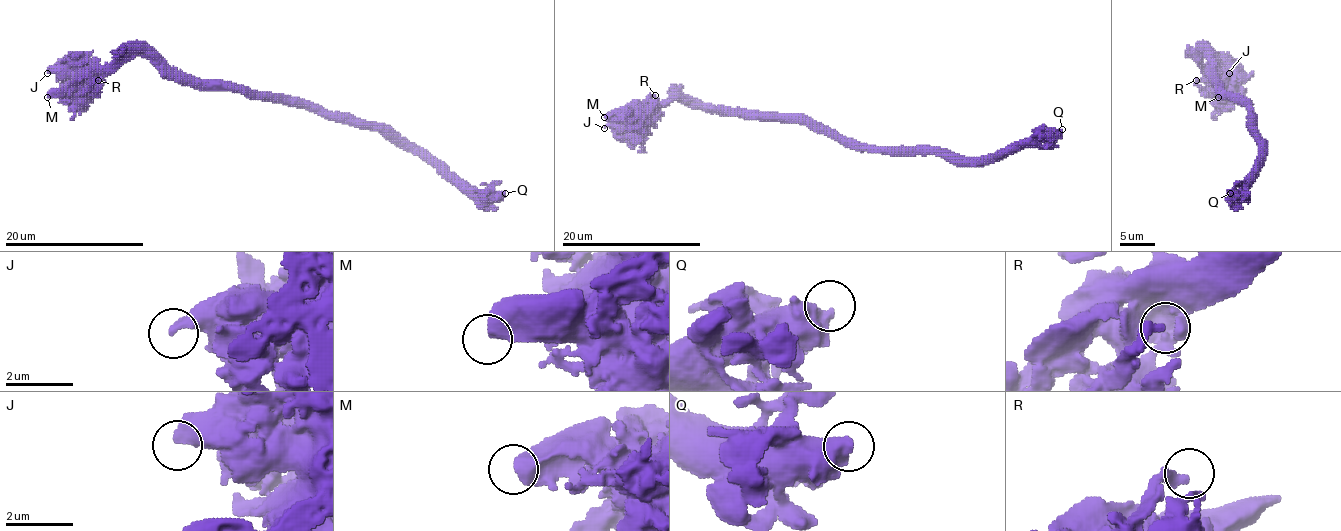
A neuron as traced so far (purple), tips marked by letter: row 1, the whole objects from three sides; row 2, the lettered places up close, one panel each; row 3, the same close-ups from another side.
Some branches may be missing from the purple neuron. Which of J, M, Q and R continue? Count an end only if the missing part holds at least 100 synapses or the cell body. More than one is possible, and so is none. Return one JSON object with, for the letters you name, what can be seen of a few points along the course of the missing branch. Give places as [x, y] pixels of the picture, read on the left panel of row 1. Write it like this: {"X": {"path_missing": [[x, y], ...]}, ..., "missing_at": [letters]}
{"missing_at": ["Q"]}

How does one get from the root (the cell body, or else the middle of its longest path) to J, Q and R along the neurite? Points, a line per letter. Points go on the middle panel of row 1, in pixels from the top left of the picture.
J: (833, 138), (798, 122), (728, 115), (676, 100), (648, 105), (627, 121), (610, 122), (604, 128)
Q: (833, 138), (889, 150), (950, 150), (964, 157), (1004, 157), (1035, 138), (1055, 136), (1062, 129)
R: (833, 138), (798, 122), (728, 115), (676, 100), (669, 100), (653, 110), (646, 100), (655, 95)

